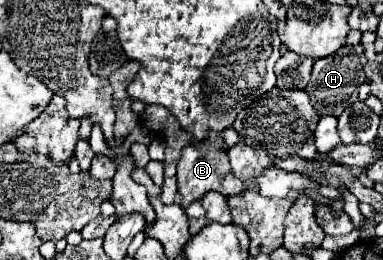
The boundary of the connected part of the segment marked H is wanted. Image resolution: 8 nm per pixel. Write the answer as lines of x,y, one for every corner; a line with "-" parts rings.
344,45
338,53
330,55
330,57
316,59
314,67
312,67
310,83
306,85
306,93
310,95
314,109
320,115
338,117
342,113
342,109
346,109
346,105
354,103
358,99
358,85
366,79
364,65
366,65
366,57
362,51
362,45
356,45
356,47

